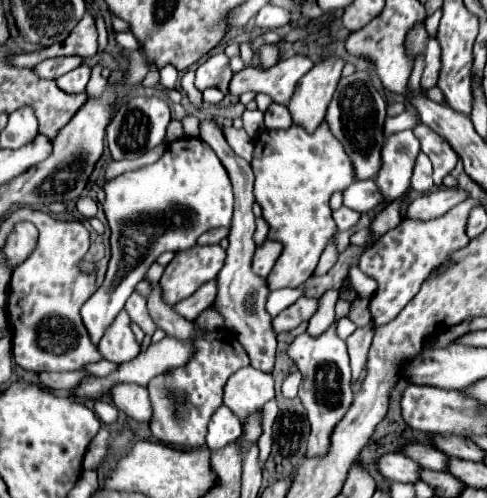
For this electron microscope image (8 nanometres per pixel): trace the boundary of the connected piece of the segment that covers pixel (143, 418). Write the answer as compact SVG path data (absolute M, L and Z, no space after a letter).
M127 382L115 384L111 388L111 400L129 418L139 422L149 422L151 408L149 408L149 394L145 386L127 384Z

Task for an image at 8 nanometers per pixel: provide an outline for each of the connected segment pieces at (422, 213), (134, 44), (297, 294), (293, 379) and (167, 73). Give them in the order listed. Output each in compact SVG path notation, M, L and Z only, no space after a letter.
M459 186L443 188L443 190L433 190L431 194L423 194L423 196L413 200L409 204L409 208L407 208L407 216L431 220L431 218L443 216L453 206L457 206L463 200L467 200L467 196L469 196L469 192L459 188Z
M116 32L115 40L119 45L127 50L136 50L139 48L139 43L130 32Z
M283 288L283 290L271 292L267 302L277 302L277 314L279 314L279 312L285 310L289 304L293 304L295 300L299 300L301 296L303 296L303 290L301 290L301 288Z
M299 372L291 374L291 376L283 382L283 386L281 386L281 394L283 394L285 398L295 398L295 396L297 396L299 382L301 382L301 374L299 374Z
M165 66L165 68L161 70L161 84L163 84L165 88L173 90L175 84L177 84L177 80L179 80L179 72L177 72L173 66Z

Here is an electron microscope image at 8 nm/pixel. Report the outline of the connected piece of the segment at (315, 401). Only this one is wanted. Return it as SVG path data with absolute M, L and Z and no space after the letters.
M337 320L321 334L321 336L309 336L303 332L293 340L289 346L289 356L297 364L297 368L303 374L303 382L299 388L299 398L307 410L309 422L311 422L311 436L309 436L309 448L307 456L321 456L325 448L329 446L329 432L335 428L337 420L345 416L353 392L351 392L351 368L349 368L349 354L345 348L345 342L337 336Z

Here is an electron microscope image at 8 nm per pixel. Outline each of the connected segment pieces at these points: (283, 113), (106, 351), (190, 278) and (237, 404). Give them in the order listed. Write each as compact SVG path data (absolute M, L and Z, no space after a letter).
M271 104L267 110L265 110L265 126L271 128L271 130L285 130L293 124L291 120L291 114L287 110L287 106L281 106L281 104Z
M125 310L117 314L113 324L105 330L103 338L99 340L99 352L105 360L111 360L115 364L123 364L133 360L139 354L141 346L135 342L135 336L131 332L131 320Z
M193 246L175 254L161 276L161 296L167 304L189 298L199 286L217 278L225 264L225 250L217 246Z
M255 368L237 370L223 388L223 402L245 422L249 412L257 412L275 396L273 378Z

